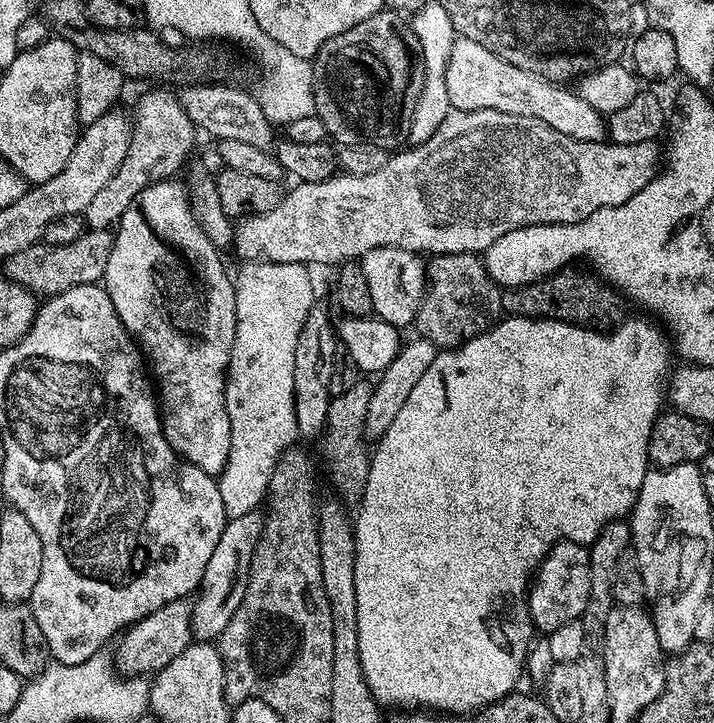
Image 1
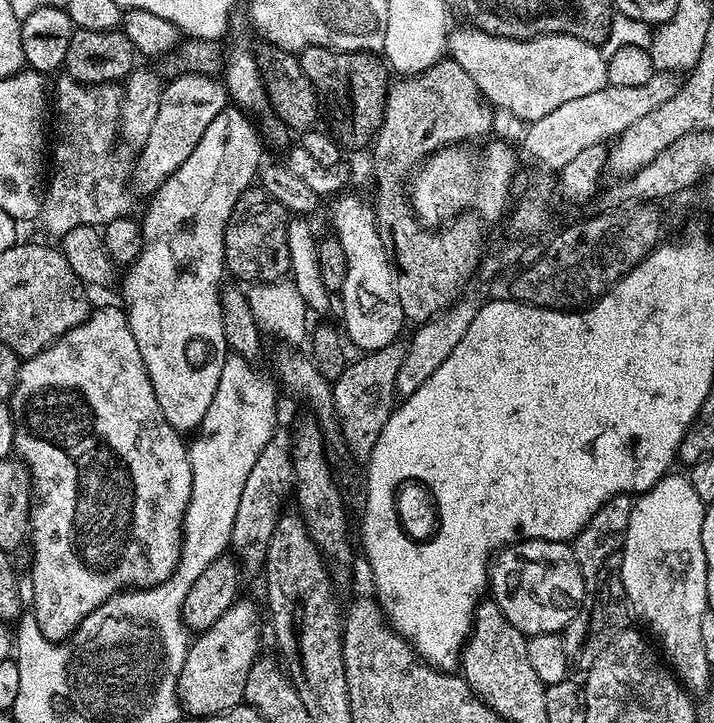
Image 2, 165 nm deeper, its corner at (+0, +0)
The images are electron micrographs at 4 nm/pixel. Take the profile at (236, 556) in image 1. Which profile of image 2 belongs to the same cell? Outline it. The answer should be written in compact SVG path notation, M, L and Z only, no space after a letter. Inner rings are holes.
M284 426L277 427L270 442L262 446L262 454L258 454L254 461L254 466L246 477L246 486L242 486L242 498L238 498L238 514L234 514L230 548L245 573L259 573L263 569L268 543L274 534L277 520L282 516L280 506L284 495L293 491L295 474L292 465L292 442L293 433L284 429Z

